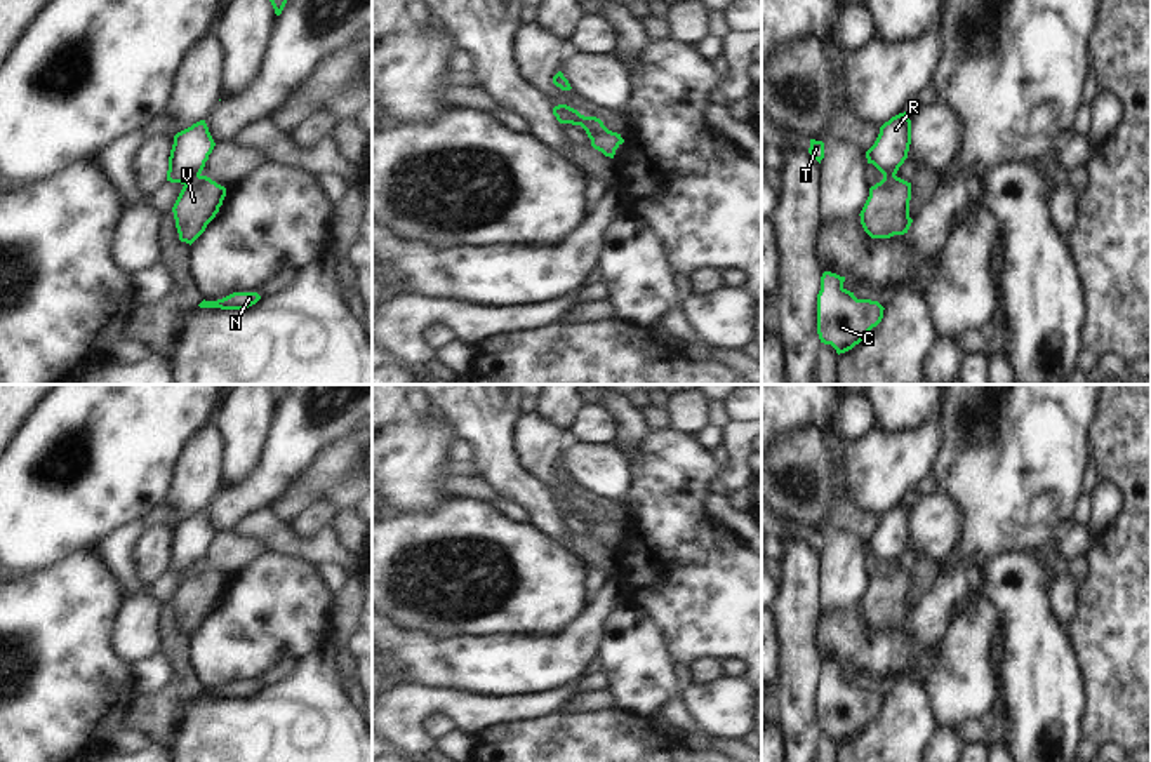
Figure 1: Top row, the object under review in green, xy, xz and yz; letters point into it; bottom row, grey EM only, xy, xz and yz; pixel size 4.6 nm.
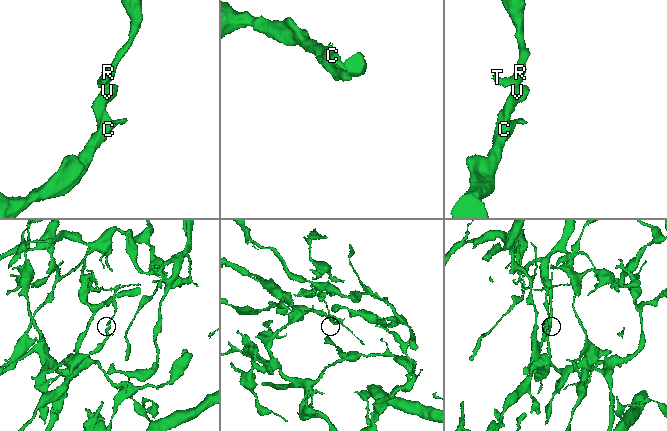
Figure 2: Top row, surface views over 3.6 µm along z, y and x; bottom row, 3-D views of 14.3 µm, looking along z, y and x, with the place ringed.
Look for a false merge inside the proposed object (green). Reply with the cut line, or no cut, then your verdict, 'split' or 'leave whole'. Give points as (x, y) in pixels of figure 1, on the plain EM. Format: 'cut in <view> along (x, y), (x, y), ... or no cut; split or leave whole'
cut in xy along (199, 564), (185, 574); split

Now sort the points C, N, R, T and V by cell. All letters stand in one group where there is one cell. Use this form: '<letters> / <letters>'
C N V / R T

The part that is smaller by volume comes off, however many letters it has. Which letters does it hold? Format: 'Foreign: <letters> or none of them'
Foreign: R, T.

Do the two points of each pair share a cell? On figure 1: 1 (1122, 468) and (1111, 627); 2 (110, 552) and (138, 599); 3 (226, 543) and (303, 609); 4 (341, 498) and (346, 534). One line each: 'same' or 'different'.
1: same
2: same
3: different
4: different

